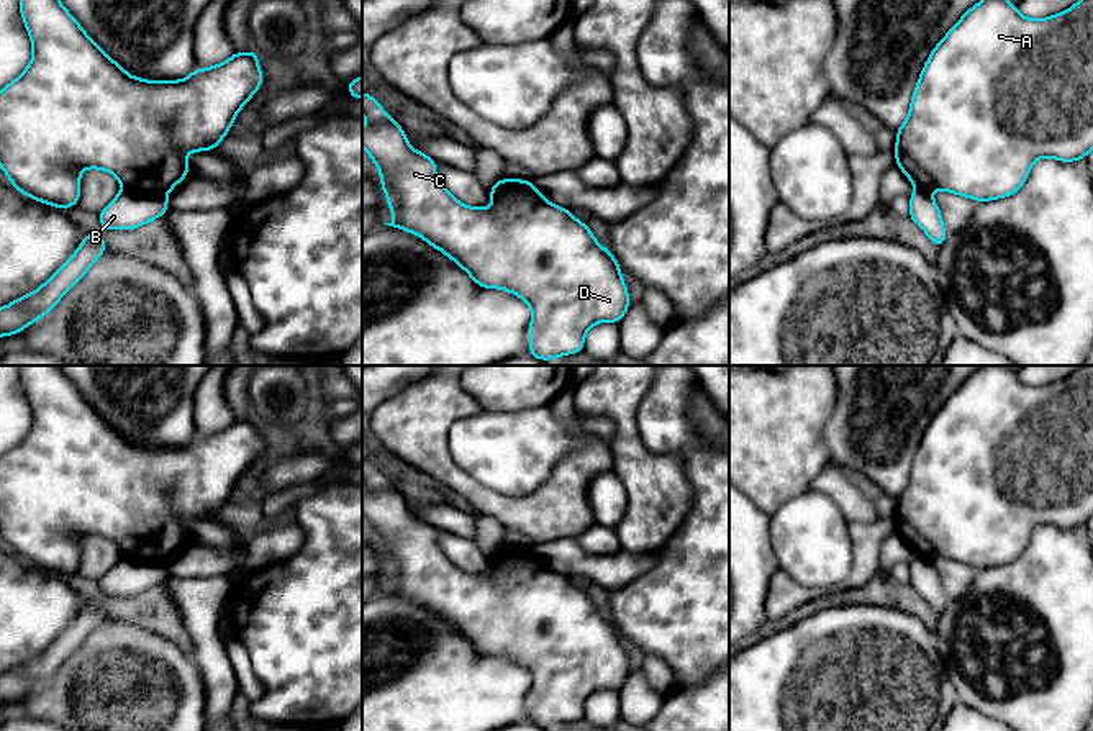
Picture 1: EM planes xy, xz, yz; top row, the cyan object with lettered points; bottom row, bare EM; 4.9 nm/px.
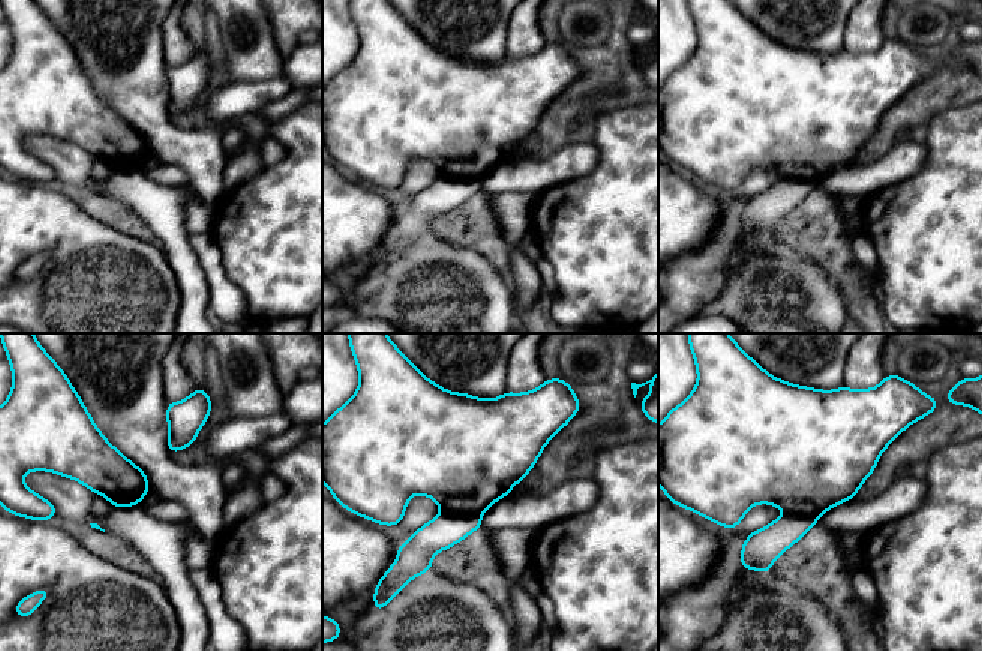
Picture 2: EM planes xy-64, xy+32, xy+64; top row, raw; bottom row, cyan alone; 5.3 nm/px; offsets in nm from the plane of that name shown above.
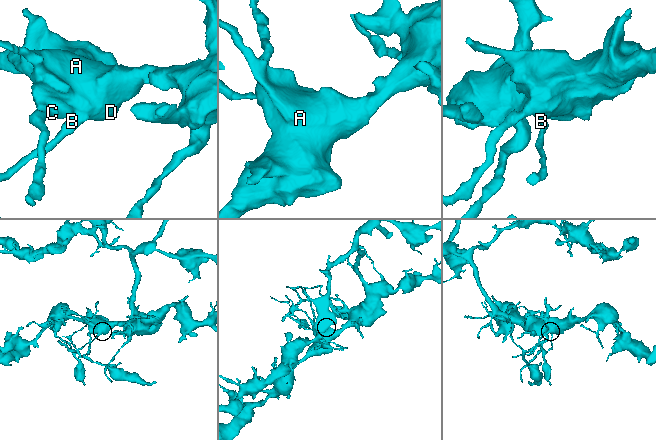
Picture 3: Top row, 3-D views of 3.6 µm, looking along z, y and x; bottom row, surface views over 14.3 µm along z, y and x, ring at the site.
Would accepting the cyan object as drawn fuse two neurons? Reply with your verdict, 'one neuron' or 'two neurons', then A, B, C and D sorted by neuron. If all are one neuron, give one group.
two neurons; A C D / B

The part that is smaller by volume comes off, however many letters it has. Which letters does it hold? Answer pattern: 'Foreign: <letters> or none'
Foreign: B

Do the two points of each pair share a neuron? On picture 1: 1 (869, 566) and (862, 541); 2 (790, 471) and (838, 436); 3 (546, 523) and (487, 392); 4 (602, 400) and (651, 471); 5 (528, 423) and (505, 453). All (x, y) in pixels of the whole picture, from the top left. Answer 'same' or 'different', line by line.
1: same
2: different
3: different
4: same
5: same

